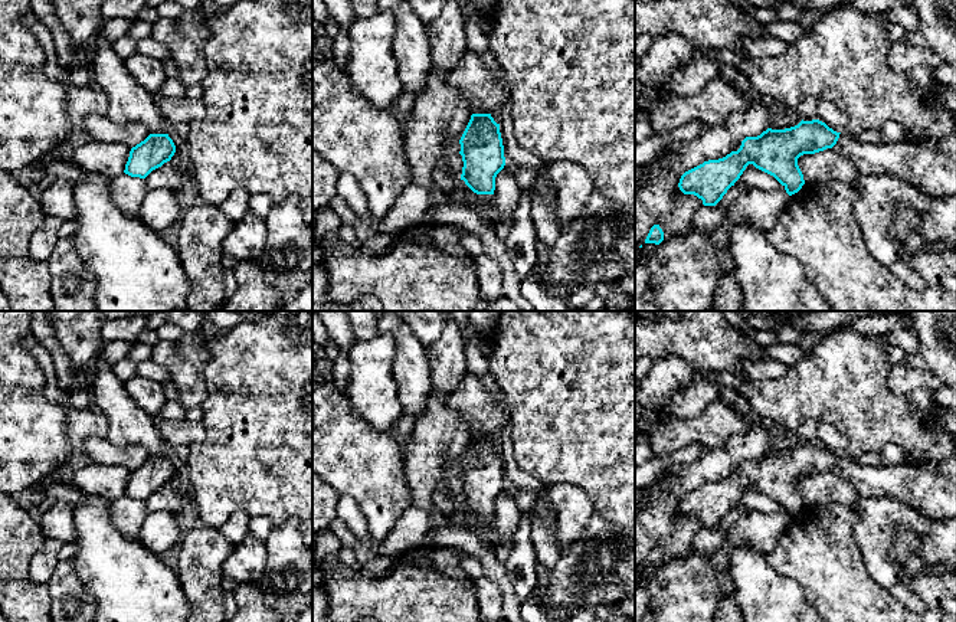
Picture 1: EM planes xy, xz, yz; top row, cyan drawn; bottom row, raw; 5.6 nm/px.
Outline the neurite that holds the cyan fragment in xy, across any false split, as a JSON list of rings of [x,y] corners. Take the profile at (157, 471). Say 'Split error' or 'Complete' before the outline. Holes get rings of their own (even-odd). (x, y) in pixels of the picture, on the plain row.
Complete. [[[150,456],[131,471],[124,495],[145,501],[153,492],[170,484],[174,475],[176,468],[168,456]]]

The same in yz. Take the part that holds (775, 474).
Split error. [[[819,442],[801,443],[785,452],[767,451],[757,459],[746,459],[737,474],[723,481],[708,482],[685,494],[678,505],[684,517],[694,517],[704,528],[716,528],[727,513],[734,508],[749,487],[773,498],[789,518],[798,515],[805,507],[798,481],[832,471],[847,478],[861,498],[888,498],[921,513],[932,521],[947,521],[956,517],[956,454],[939,465],[926,464],[910,466],[904,462],[891,466],[862,466],[848,455],[836,455]]]

